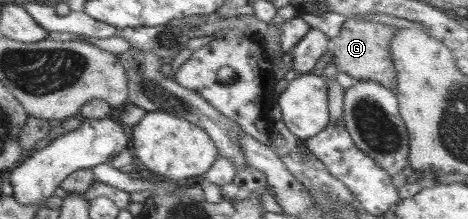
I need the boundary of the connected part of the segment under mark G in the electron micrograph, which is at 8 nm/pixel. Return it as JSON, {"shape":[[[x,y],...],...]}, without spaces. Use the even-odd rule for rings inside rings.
{"shape":[[[359,18],[347,19],[339,32],[330,42],[329,50],[333,52],[333,63],[338,72],[345,72],[357,81],[373,81],[385,88],[397,88],[397,72],[395,72],[393,58],[390,56],[390,41],[394,38],[397,27],[386,26],[382,23],[362,20]]]}

